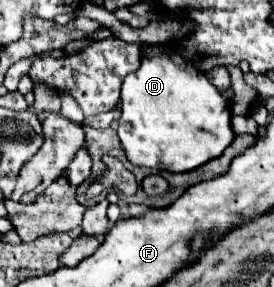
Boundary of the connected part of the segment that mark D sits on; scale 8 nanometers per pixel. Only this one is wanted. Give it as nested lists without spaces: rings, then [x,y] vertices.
[[[150,45],[138,71],[126,75],[122,83],[122,99],[120,99],[122,115],[118,119],[118,137],[128,159],[138,167],[164,169],[172,173],[192,171],[210,159],[222,155],[222,151],[232,143],[234,133],[230,127],[230,103],[220,95],[220,91],[206,79],[202,71],[190,65],[184,57],[176,53],[168,53],[164,45]]]

